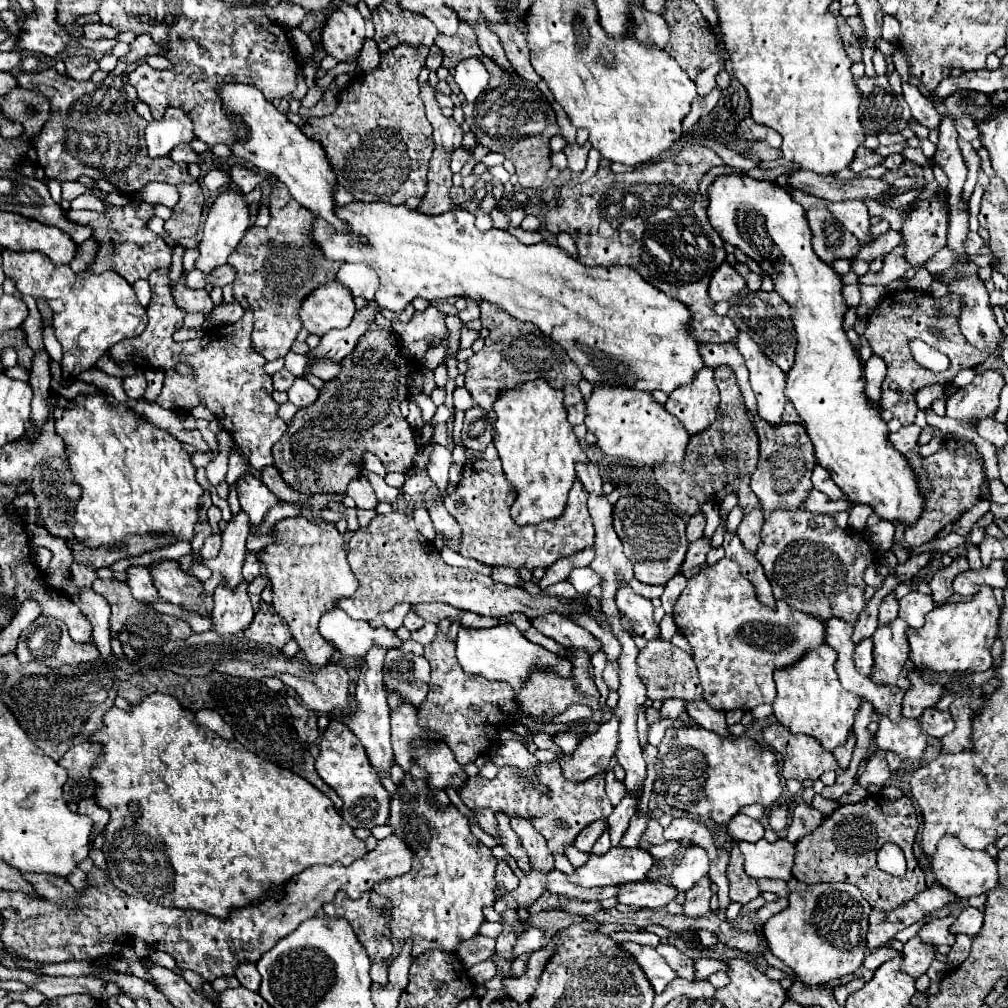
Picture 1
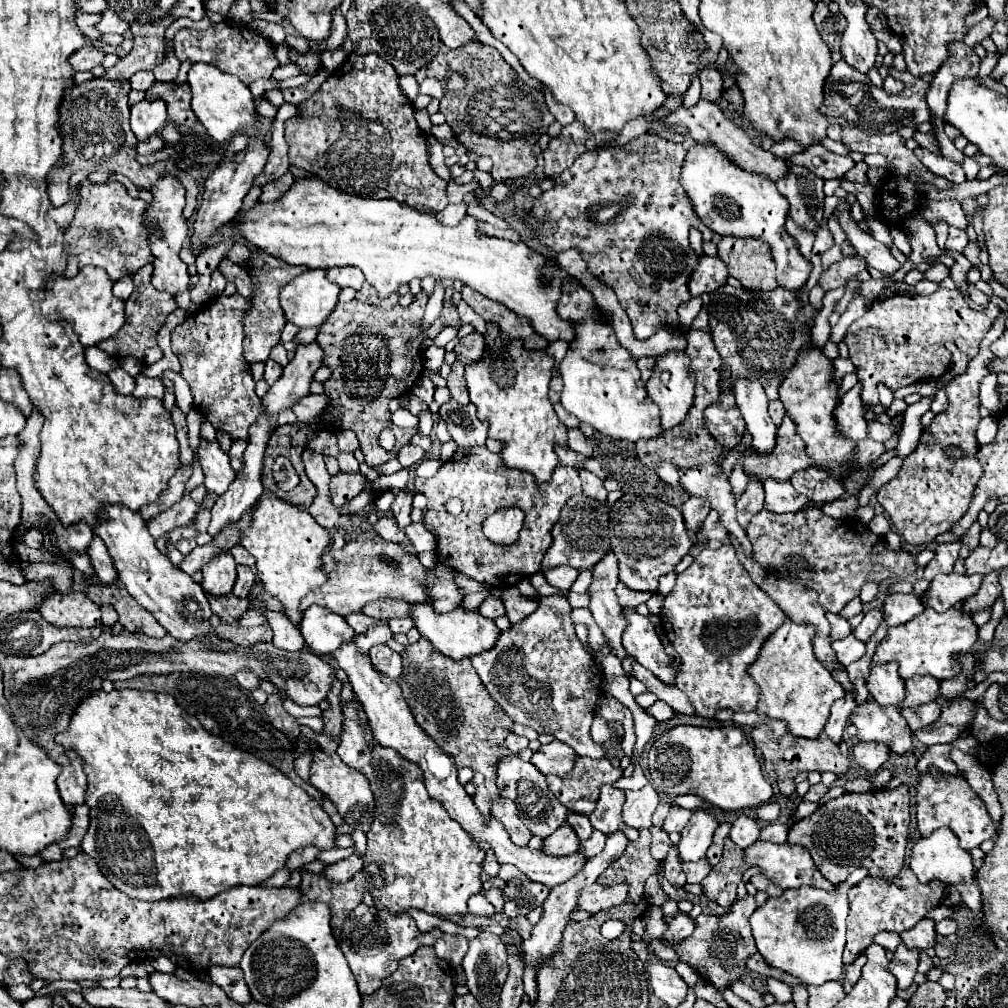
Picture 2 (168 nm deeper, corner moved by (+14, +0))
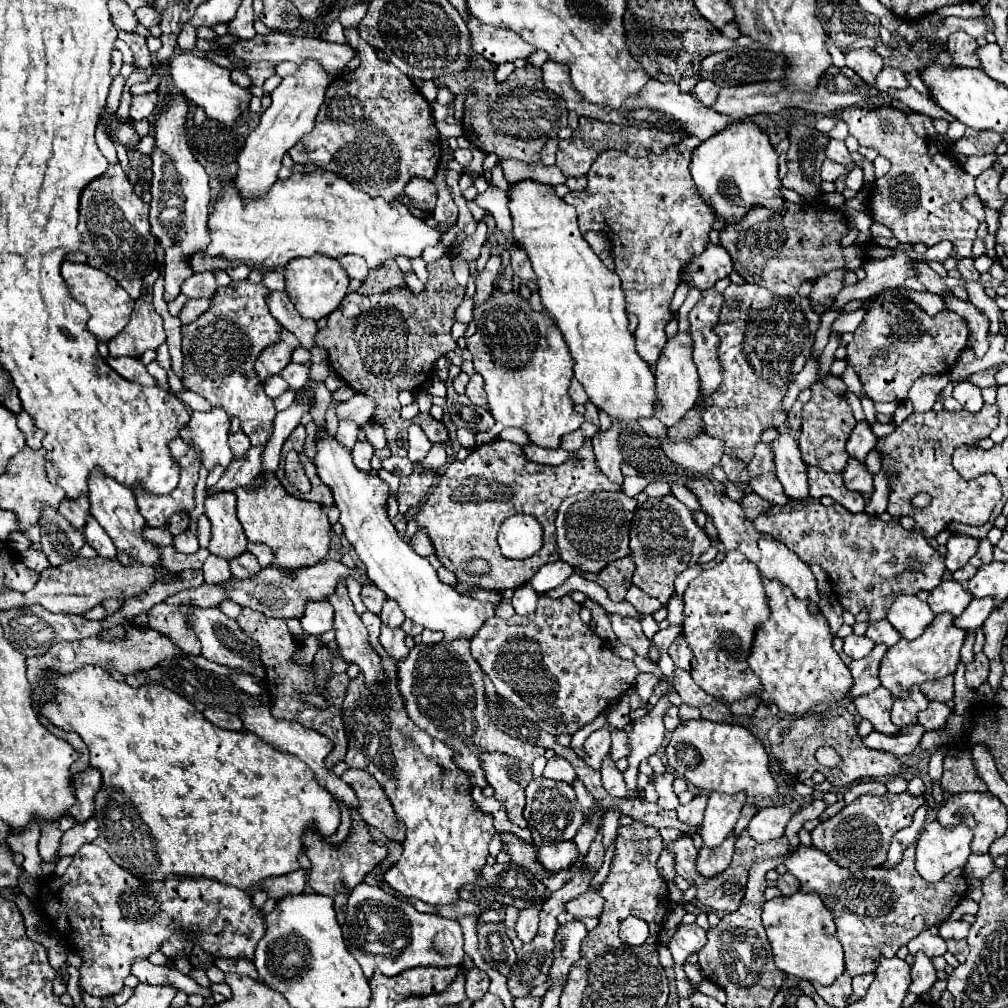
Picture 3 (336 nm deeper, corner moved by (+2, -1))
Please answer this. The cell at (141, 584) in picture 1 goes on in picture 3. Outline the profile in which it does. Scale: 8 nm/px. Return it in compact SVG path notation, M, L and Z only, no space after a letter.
M94 518L90 522L86 522L84 536L86 536L86 542L98 552L98 556L108 558L108 560L116 560L114 542L110 542L110 536L102 530L102 526L98 526L98 522Z

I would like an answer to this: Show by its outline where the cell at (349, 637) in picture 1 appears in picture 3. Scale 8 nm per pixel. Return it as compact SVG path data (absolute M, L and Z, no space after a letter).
M328 600L308 602L306 612L302 616L302 630L310 636L320 636L334 626L334 608Z

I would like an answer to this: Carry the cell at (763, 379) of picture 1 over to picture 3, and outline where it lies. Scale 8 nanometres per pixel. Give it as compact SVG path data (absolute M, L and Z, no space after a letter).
M778 434L772 440L776 478L782 482L786 494L792 500L808 498L808 482L806 482L806 464L802 462L796 438L792 434Z

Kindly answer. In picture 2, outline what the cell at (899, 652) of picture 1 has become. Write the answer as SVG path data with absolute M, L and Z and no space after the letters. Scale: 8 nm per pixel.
M870 665L868 689L878 705L900 707L904 699L904 681L898 675L898 665Z

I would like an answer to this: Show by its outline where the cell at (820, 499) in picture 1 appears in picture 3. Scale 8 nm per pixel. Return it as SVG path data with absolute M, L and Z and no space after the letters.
M770 474L762 476L762 478L754 478L754 480L748 480L752 492L756 492L758 496L762 496L764 500L768 500L772 506L786 506L790 504L790 498L786 498L786 492L782 488L782 484L772 478Z

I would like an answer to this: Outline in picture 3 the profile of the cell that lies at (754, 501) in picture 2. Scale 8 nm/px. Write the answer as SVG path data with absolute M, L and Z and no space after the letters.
M758 442L756 446L756 454L752 458L752 462L748 464L748 476L750 478L758 478L764 474L774 474L774 458L772 458L772 450L770 444L762 444Z

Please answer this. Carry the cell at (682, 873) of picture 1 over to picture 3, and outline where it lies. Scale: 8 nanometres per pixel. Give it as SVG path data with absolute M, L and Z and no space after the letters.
M710 794L704 820L700 824L700 836L704 846L720 846L734 830L746 798L742 794Z

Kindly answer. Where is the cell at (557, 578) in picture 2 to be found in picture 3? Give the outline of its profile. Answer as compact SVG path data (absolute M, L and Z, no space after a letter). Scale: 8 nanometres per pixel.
M558 560L554 564L542 566L542 570L538 570L538 574L534 574L530 584L534 586L534 590L538 590L538 594L544 594L544 592L548 592L552 588L562 586L572 574L576 574L574 566Z

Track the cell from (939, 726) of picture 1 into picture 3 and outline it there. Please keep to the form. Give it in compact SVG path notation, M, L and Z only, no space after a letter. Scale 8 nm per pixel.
M930 702L926 710L922 710L918 714L918 722L926 728L926 730L942 730L946 726L948 716L952 714L950 706L944 702Z

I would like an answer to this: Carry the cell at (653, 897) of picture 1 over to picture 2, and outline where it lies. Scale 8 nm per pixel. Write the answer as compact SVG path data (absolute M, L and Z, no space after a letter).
M598 883L582 889L578 897L578 909L584 909L588 913L606 911L614 905L624 903L626 899L626 885L614 885L614 887L602 887Z

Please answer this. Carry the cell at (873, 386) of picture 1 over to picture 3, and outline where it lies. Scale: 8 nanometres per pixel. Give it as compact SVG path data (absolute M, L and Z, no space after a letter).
M862 420L862 422L858 422L856 428L852 430L852 434L850 434L848 442L846 442L846 450L848 450L848 454L850 454L852 458L858 458L860 462L864 462L866 454L876 446L876 442L878 442L878 438L876 438L876 434L872 432L870 424L868 424L866 420Z

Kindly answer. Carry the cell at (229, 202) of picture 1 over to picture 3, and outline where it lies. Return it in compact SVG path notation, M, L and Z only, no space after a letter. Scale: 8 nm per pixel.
M304 62L296 74L286 76L276 90L272 90L270 108L260 116L260 126L248 136L242 152L236 158L238 174L232 180L236 192L240 194L242 202L252 202L262 198L270 186L278 180L278 170L282 166L282 156L314 128L314 118L318 108L324 102L324 90L330 84L330 76L322 72L318 62Z

